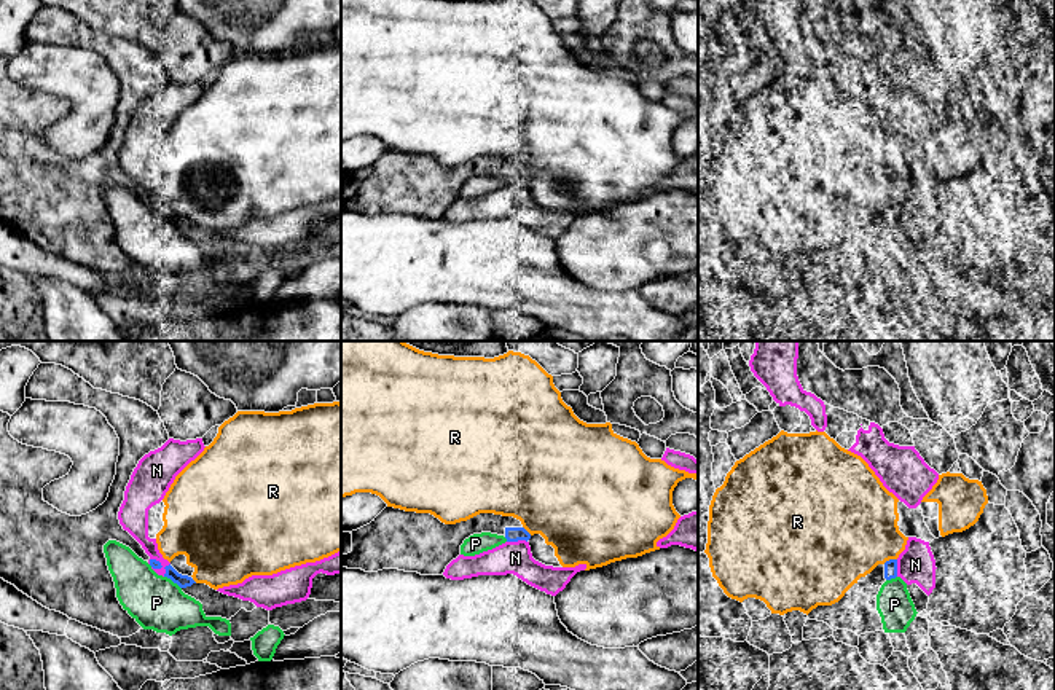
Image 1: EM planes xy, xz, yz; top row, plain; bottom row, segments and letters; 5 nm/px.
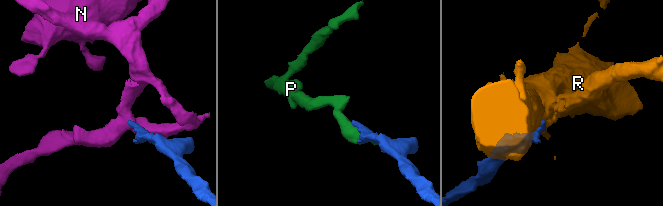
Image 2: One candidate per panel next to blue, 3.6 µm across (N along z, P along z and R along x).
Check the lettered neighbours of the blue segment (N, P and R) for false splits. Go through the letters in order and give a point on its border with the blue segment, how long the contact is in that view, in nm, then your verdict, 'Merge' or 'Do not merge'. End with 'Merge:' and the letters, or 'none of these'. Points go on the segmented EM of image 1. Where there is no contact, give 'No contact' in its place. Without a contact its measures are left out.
N: Touches blue at xz (517, 541). Shared border 100 nm. Do not merge
P: Touches blue at xy (172, 580). Shared border 110 nm. Do not merge
R: Touches blue at yz (890, 560). Shared border 80 nm. Do not merge
Merge: none of these

